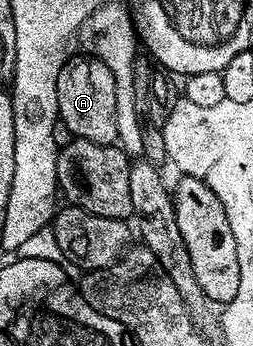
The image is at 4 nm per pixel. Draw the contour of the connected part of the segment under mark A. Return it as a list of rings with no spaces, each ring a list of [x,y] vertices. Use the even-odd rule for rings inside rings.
[[[76,56],[61,68],[57,76],[59,122],[67,125],[68,135],[93,140],[93,144],[114,146],[119,140],[117,88],[113,72],[99,58]]]

